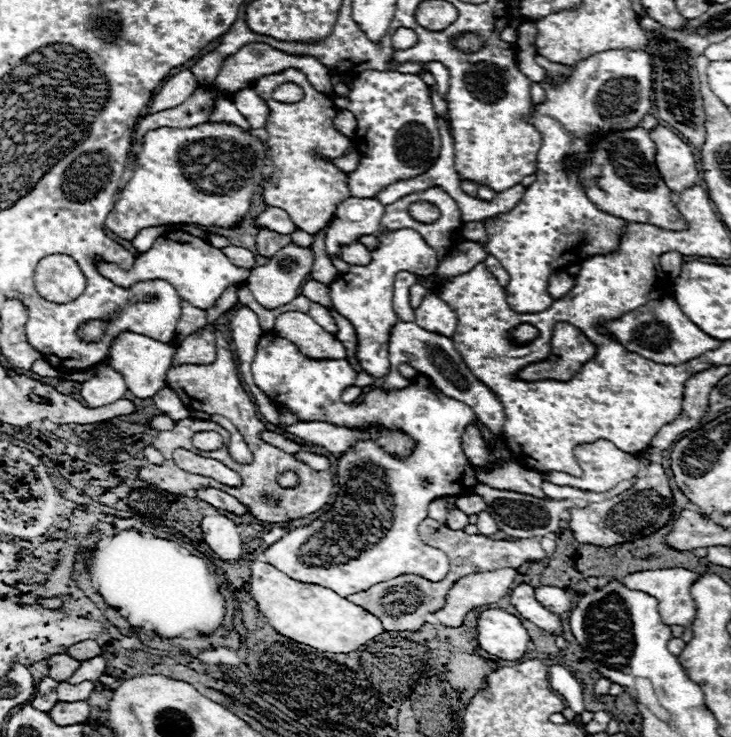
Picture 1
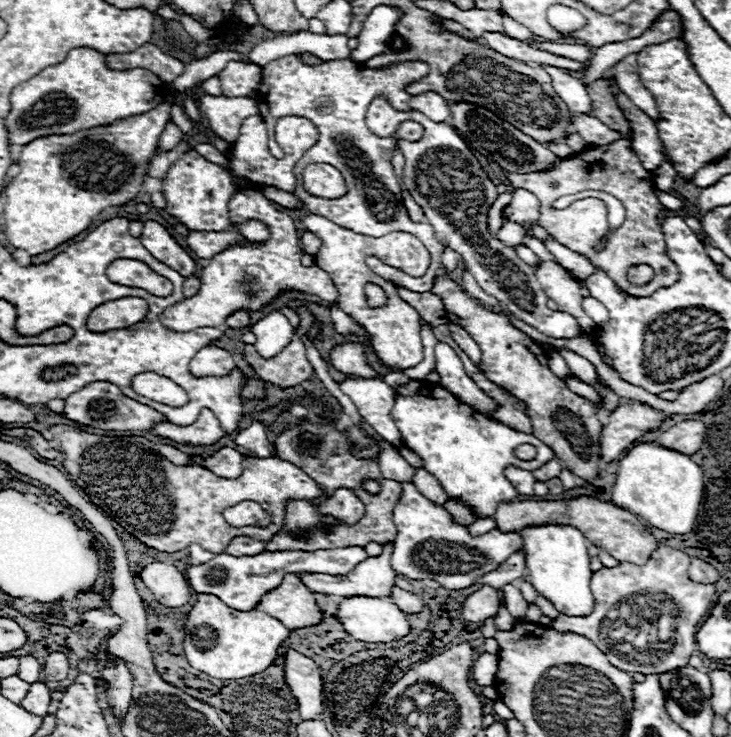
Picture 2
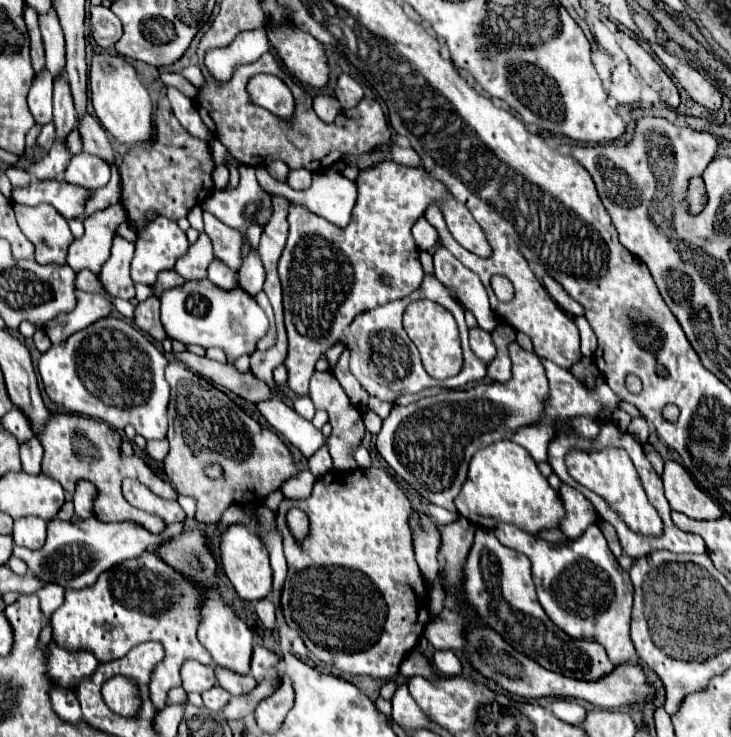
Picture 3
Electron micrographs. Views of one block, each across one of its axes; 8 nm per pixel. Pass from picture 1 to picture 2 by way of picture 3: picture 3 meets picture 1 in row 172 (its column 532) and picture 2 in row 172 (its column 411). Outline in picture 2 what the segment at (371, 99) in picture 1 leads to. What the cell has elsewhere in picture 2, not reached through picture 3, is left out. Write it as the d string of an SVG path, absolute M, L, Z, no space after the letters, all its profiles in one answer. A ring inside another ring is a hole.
M376 96L368 106L368 128L378 136L390 136L396 126L406 120L422 124L424 134L416 142L402 142L402 154L406 160L404 166L404 186L412 198L424 210L426 220L432 224L436 236L446 246L454 248L468 272L480 284L480 288L500 300L518 320L524 320L534 330L550 338L576 338L582 336L576 320L564 312L554 312L546 306L546 294L538 284L534 270L518 258L514 248L500 244L486 228L486 212L490 202L498 198L496 184L486 176L480 162L474 158L460 134L446 122L432 122L422 112L398 112L382 96Z

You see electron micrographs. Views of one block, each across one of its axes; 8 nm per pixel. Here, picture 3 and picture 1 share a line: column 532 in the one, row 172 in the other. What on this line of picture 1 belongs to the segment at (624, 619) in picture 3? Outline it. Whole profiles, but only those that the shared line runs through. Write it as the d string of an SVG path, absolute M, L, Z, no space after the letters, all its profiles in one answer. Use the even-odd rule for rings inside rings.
M606 50L588 56L586 60L578 60L572 64L572 76L560 84L554 84L550 78L542 80L542 88L546 90L546 100L542 104L534 104L528 122L534 124L538 132L542 132L542 148L538 152L536 164L536 182L526 188L526 196L522 196L520 204L494 218L482 220L488 232L488 254L496 256L502 266L510 274L508 284L508 304L516 312L534 314L542 312L552 306L554 298L548 298L548 278L570 266L586 260L594 254L610 254L620 248L620 234L626 226L626 220L610 216L596 208L594 202L586 196L586 190L578 184L578 176L572 168L564 164L566 156L576 154L584 156L592 144L596 144L604 134L616 130L636 128L644 116L652 112L652 60L650 54L644 50L630 52L630 50Z

